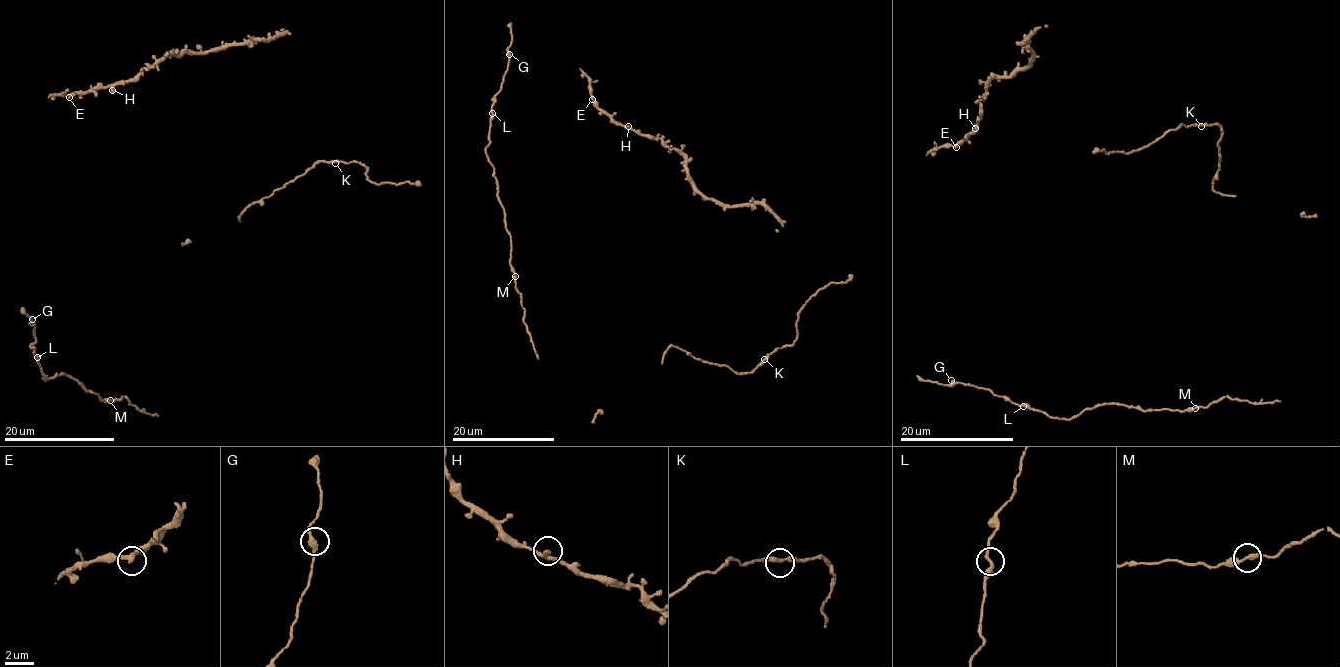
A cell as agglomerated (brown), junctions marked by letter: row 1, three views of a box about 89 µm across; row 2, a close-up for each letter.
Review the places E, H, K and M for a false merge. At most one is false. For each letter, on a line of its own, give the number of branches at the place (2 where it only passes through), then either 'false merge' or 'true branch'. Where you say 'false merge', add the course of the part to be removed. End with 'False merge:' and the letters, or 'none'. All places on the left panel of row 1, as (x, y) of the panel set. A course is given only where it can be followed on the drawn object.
E: branches 2; true branch
H: branches 2; true branch
K: branches 2; true branch
M: branches 2; true branch
False merge: none

